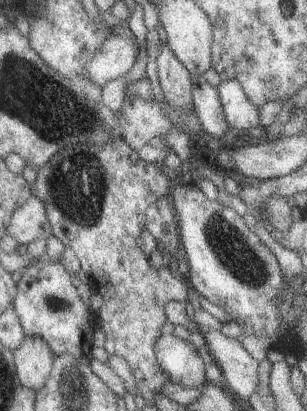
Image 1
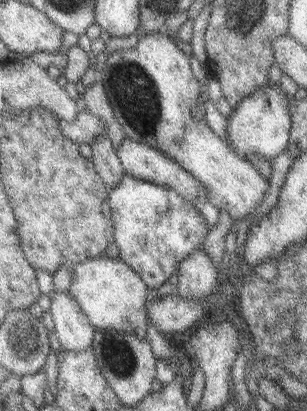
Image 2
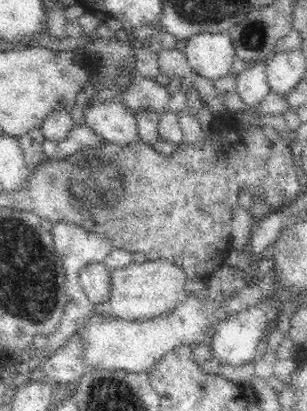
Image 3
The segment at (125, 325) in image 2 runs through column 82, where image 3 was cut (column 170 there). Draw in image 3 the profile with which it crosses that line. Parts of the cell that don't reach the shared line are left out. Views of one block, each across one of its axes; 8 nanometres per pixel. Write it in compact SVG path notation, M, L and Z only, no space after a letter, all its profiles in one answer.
M148 260L144 264L130 264L124 268L110 270L110 298L104 304L98 304L94 308L96 316L114 316L120 320L136 320L144 322L162 314L172 312L176 306L180 306L186 296L190 294L190 280L186 274L178 268L178 264L166 262L166 260Z

